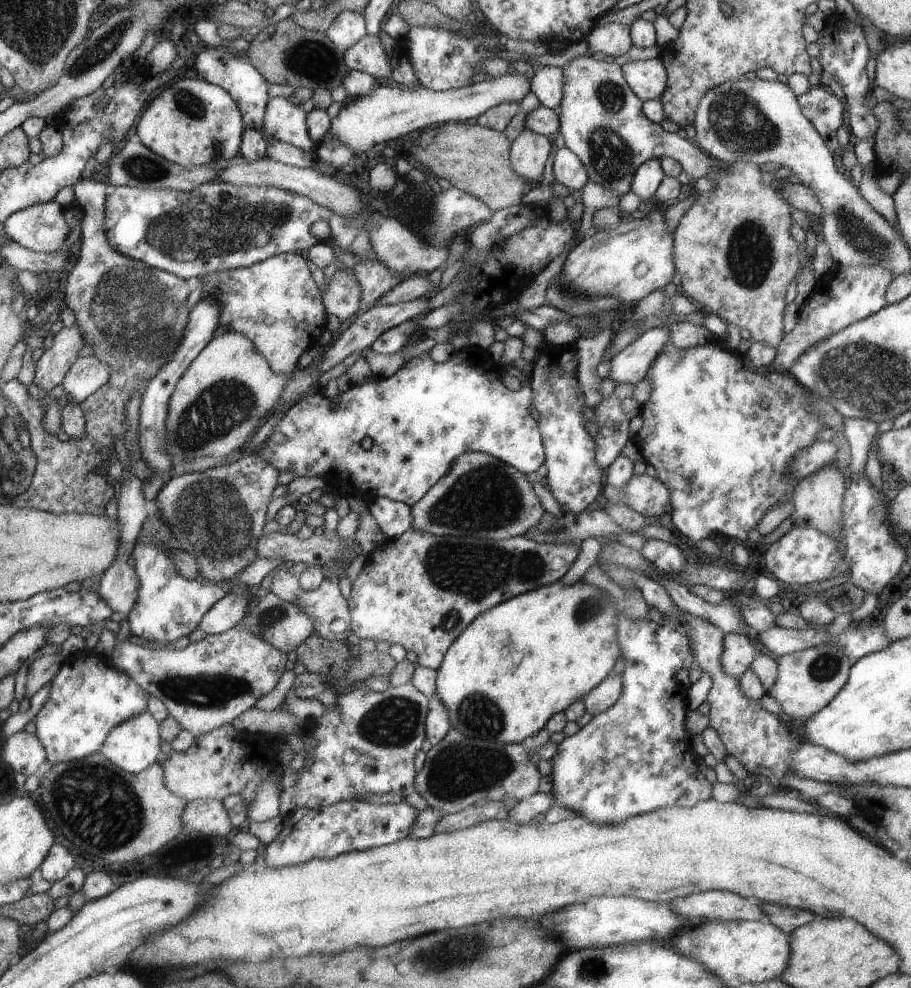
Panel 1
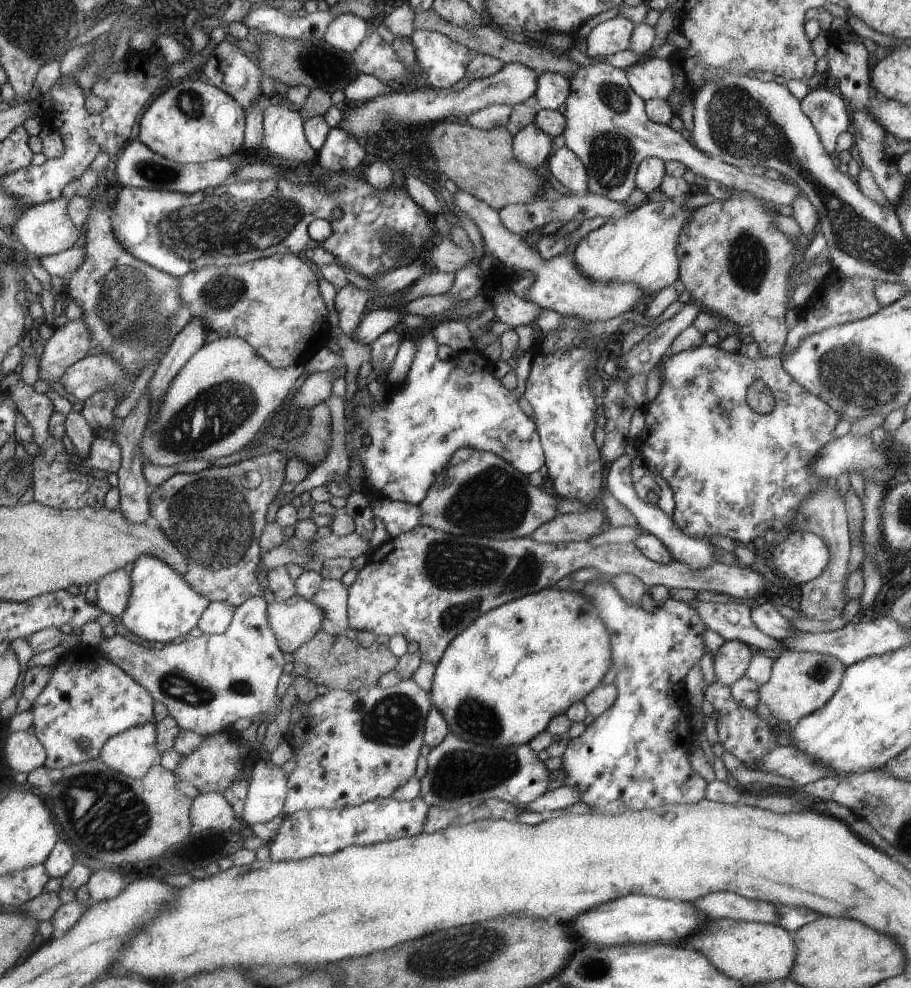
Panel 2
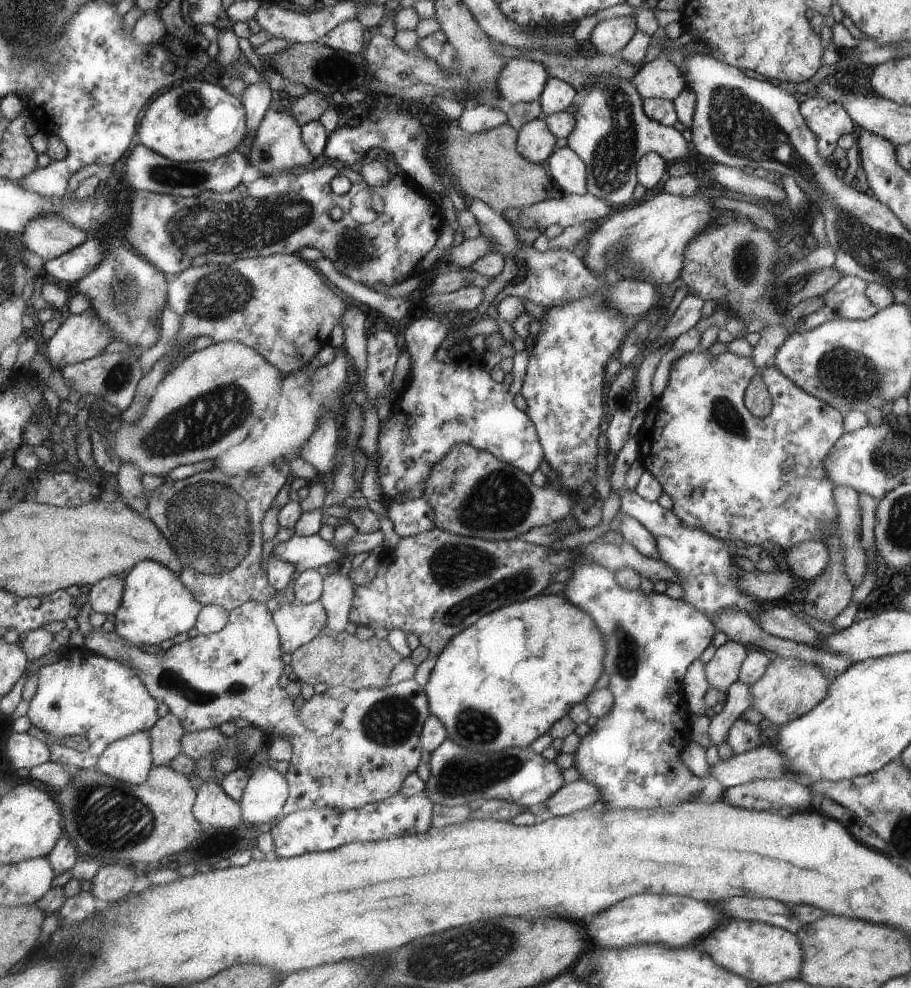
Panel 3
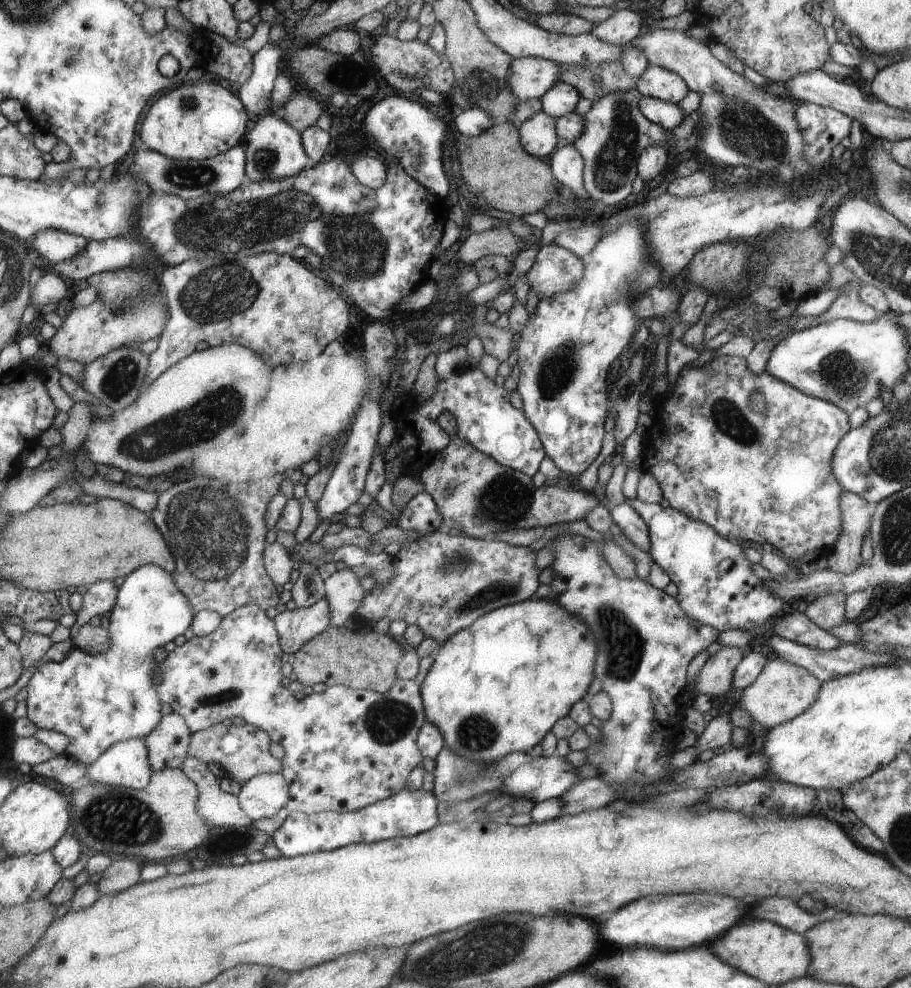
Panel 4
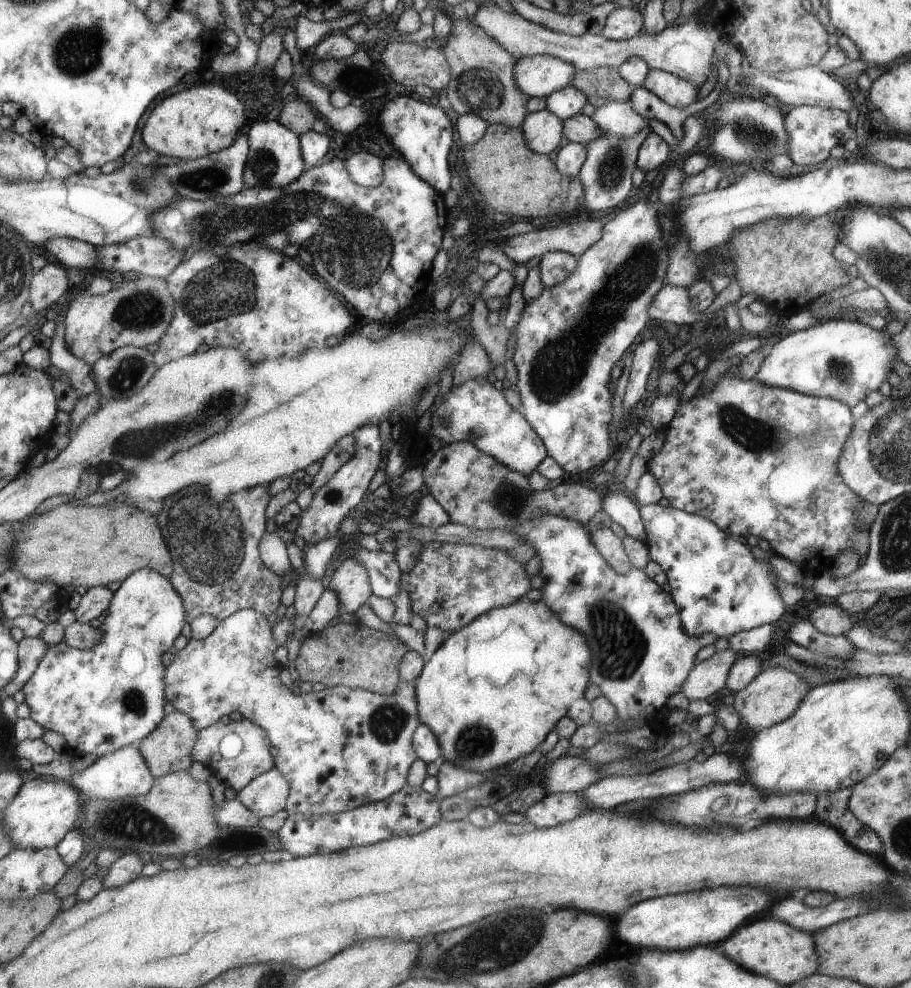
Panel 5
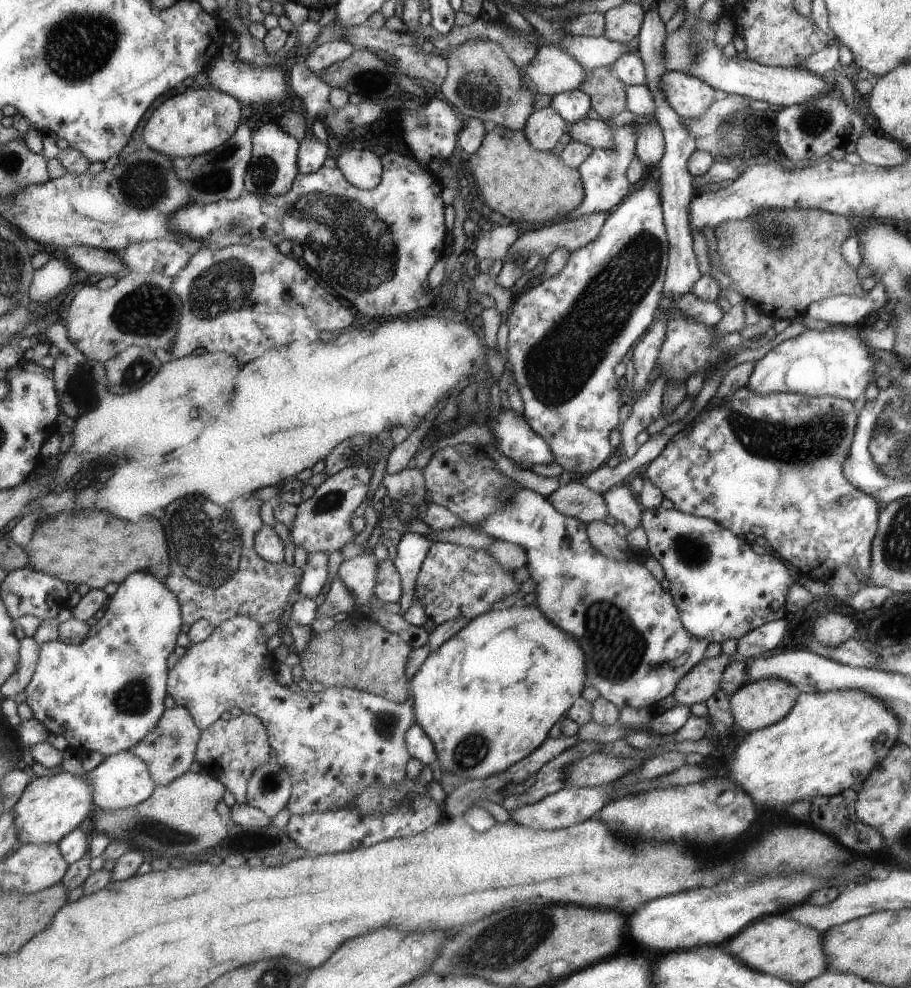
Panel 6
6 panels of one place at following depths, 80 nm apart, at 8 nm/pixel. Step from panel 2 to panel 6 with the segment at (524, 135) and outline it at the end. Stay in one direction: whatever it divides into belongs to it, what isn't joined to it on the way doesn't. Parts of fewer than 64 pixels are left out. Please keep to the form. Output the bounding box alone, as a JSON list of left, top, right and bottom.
[523,106,565,151]

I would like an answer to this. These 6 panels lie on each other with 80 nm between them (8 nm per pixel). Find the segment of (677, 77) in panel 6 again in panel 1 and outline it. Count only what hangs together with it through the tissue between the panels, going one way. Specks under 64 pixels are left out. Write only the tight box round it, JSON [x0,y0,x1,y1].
[620,57,668,102]

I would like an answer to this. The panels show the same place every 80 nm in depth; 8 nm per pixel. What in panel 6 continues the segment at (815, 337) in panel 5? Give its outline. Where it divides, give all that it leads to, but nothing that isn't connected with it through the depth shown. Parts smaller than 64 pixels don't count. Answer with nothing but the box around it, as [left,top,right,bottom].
[745,325,875,401]

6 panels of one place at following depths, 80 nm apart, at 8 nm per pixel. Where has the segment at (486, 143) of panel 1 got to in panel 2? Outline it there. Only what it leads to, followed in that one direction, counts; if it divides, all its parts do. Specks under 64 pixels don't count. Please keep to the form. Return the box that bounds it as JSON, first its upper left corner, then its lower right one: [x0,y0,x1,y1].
[427,122,547,212]

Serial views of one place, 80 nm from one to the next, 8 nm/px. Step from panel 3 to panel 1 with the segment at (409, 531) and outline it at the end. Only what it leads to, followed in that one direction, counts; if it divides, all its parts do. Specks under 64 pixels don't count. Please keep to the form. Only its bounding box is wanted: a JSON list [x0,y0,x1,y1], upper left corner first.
[367,497,412,541]

